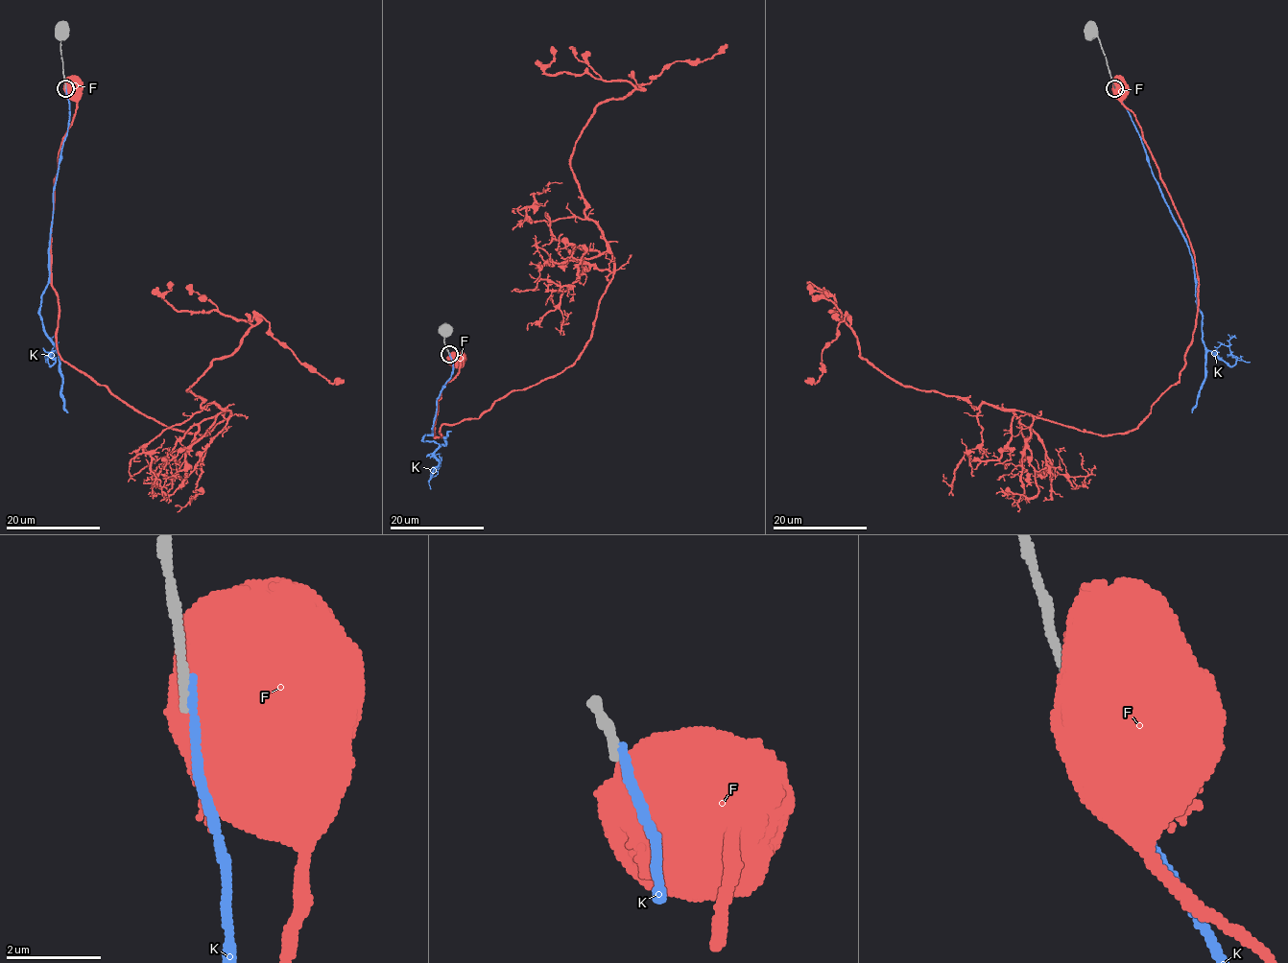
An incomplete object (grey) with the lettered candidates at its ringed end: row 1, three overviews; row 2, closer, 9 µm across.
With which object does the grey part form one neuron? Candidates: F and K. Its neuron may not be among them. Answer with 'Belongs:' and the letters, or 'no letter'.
Belongs: no letter

